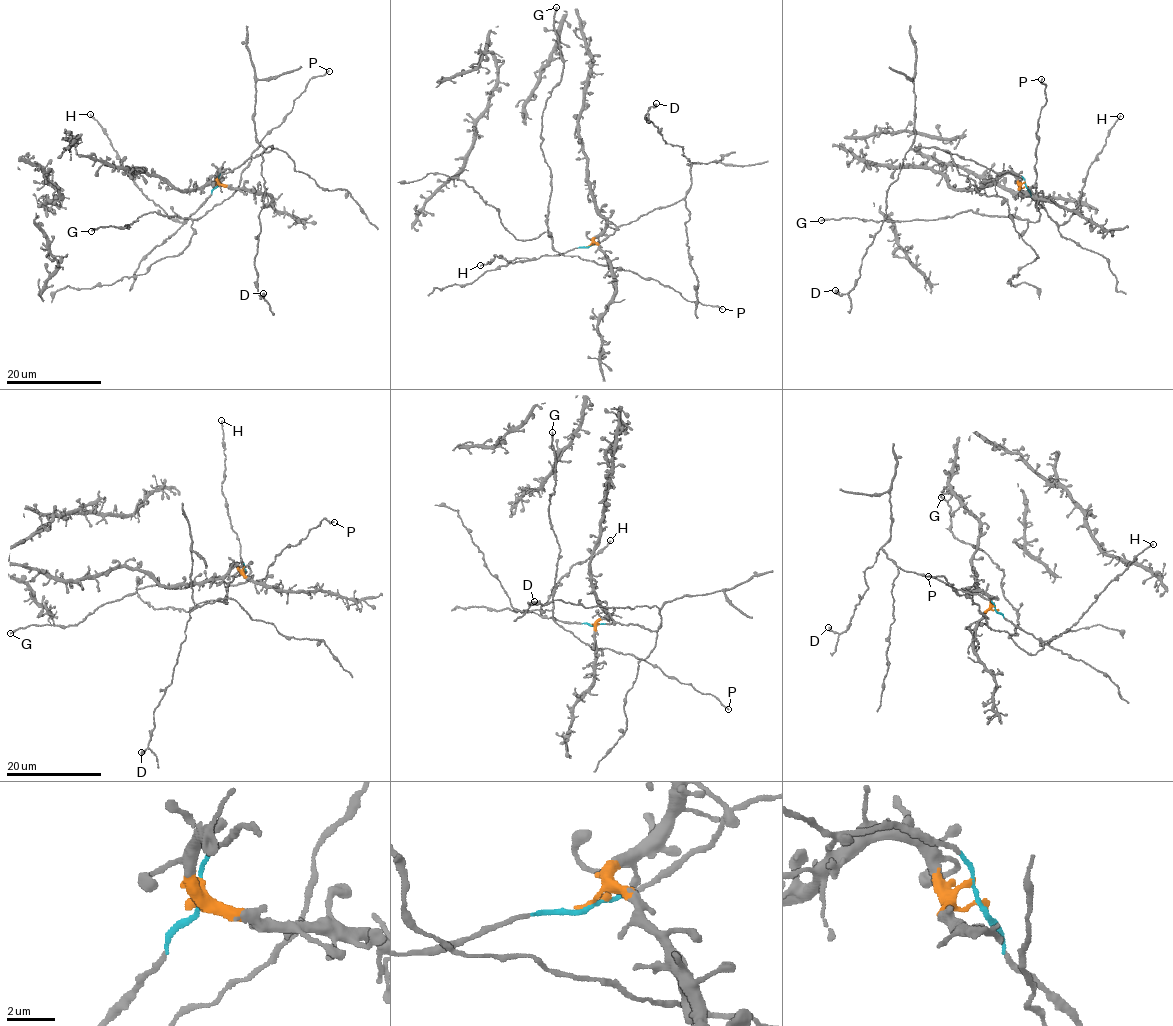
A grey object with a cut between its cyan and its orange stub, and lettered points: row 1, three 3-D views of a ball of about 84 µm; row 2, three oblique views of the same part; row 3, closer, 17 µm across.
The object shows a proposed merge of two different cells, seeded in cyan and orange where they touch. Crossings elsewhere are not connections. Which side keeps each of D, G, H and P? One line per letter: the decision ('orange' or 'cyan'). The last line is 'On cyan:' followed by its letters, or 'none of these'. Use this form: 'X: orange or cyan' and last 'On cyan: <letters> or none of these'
D: cyan
G: orange
H: cyan
P: orange
On cyan: D, H

